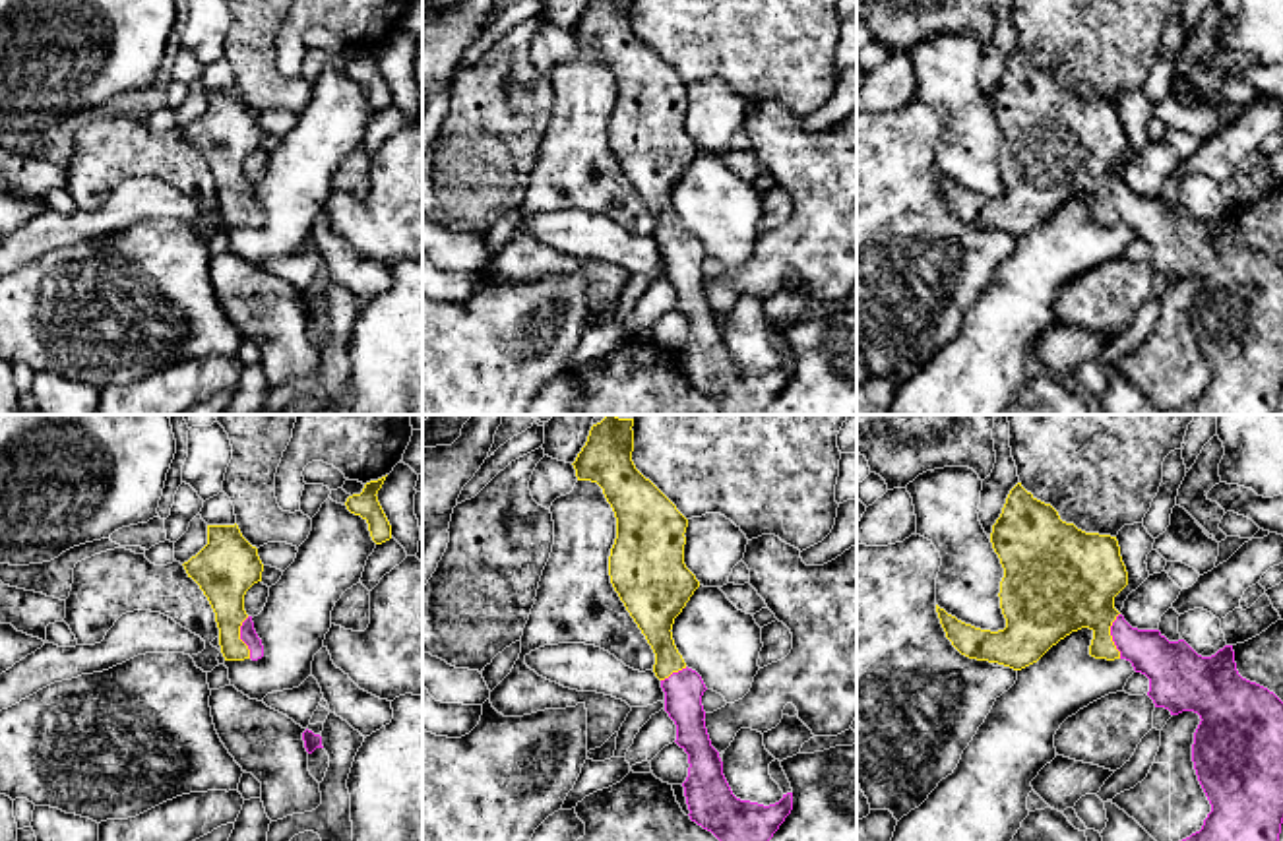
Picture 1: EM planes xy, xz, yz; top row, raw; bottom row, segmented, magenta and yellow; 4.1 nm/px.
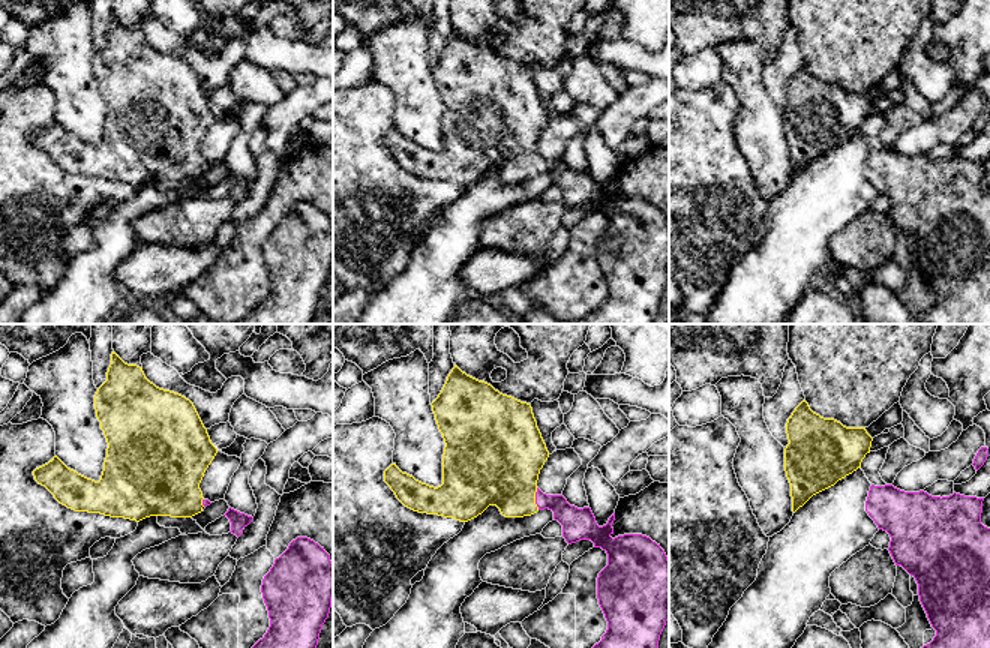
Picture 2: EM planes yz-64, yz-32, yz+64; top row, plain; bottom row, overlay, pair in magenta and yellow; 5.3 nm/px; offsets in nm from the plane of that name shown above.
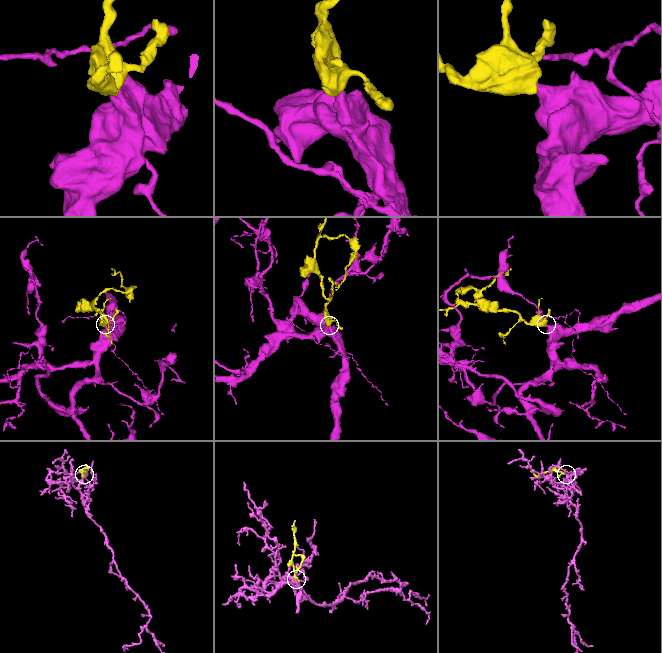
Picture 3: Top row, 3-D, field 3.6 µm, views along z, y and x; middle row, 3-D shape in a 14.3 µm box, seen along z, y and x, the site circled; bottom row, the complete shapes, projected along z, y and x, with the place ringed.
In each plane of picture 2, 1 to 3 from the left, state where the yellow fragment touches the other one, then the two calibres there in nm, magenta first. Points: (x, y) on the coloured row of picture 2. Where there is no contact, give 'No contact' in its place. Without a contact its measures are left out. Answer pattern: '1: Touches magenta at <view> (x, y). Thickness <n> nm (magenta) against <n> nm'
1: Touches magenta at yz-64 (203, 503). Thickness 40 nm (magenta) against 380 nm
2: Touches magenta at yz-32 (536, 498). Thickness 150 nm (magenta) against 400 nm
3: No contact

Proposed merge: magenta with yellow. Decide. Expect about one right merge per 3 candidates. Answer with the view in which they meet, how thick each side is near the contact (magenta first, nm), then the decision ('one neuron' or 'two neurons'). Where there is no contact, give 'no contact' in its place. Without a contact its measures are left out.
yz | 180/340 nm | one neuron

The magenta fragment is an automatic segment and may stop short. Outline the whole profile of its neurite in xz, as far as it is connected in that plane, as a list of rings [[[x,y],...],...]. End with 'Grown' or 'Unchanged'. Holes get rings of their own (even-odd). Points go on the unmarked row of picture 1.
[[[589,0],[572,29],[578,47],[591,47],[603,54],[616,83],[616,105],[609,122],[609,141],[626,176],[655,219],[653,238],[665,258],[665,277],[676,291],[676,310],[688,320],[688,343],[682,349],[690,386],[711,397],[723,415],[764,415],[793,376],[793,358],[764,372],[733,360],[719,318],[705,295],[702,262],[707,256],[702,242],[688,234],[673,205],[674,184],[700,153],[684,130],[688,85],[632,27],[634,0]]]. Grown

